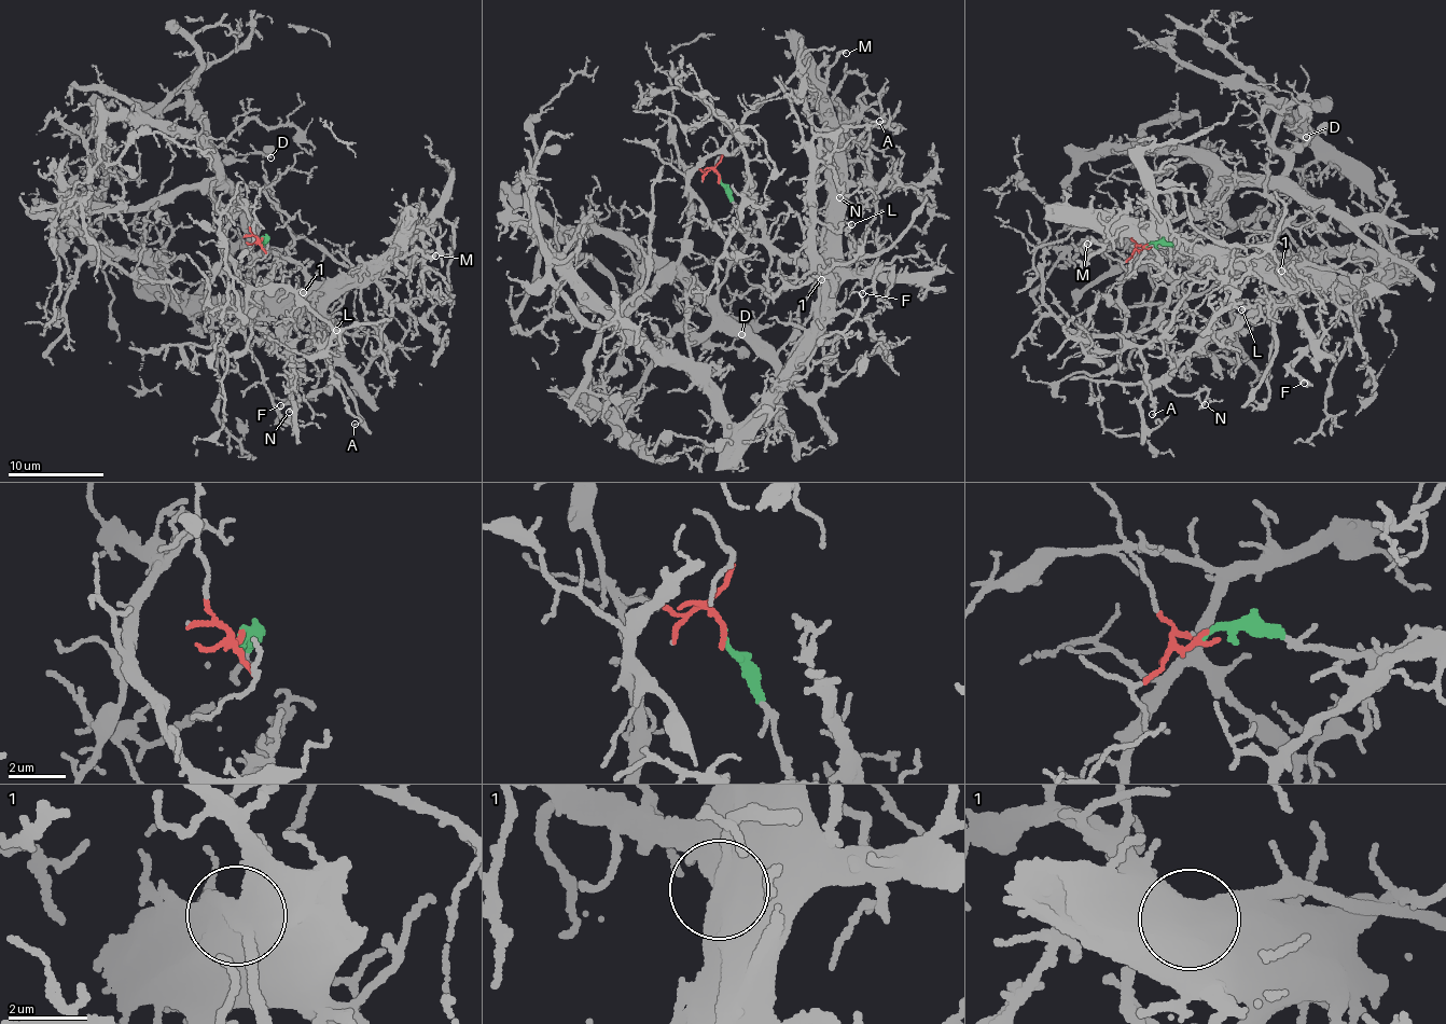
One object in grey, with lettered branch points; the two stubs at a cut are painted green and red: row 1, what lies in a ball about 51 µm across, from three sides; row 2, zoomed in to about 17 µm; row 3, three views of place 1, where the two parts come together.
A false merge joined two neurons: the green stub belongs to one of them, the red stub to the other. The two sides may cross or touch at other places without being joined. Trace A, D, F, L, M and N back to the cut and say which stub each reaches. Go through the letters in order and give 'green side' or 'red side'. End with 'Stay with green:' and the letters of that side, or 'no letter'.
A: green side
D: red side
F: green side
L: green side
M: green side
N: green side
Stay with green: A, F, L, M, N

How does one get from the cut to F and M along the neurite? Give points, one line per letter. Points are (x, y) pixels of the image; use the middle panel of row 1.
F: (719, 177), (749, 238), (823, 268), (883, 276), (887, 284), (891, 271), (881, 268), (863, 293)
M: (719, 177), (749, 238), (764, 240), (807, 262), (820, 257), (829, 206), (823, 88), (828, 70), (846, 52)

